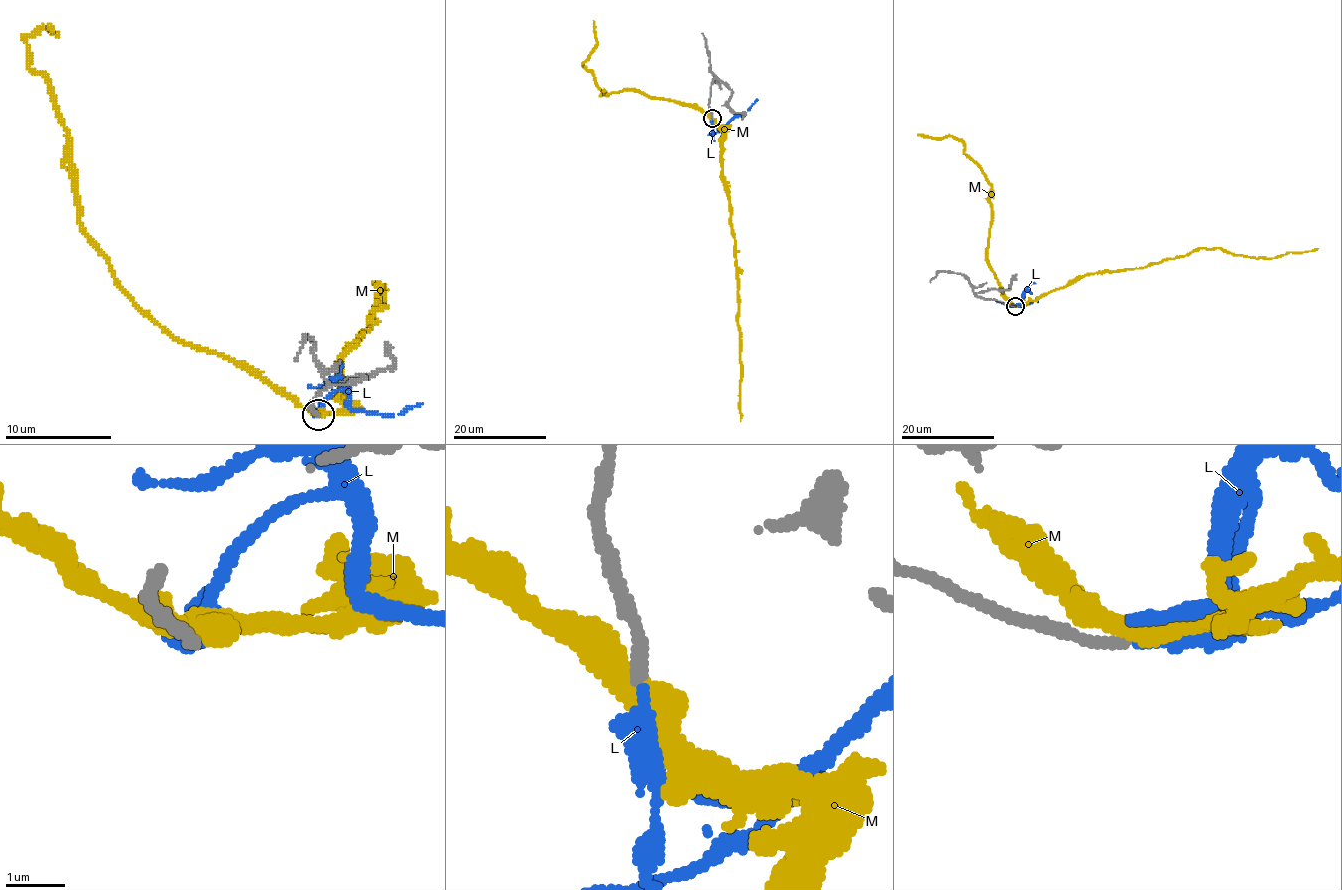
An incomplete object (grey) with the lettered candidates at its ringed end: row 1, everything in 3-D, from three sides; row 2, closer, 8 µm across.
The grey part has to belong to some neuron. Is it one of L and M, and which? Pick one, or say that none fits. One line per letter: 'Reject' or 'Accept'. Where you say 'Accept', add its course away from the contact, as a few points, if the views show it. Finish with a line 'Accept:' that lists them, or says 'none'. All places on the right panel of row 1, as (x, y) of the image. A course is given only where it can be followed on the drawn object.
L: Accept. Its course: (1015, 305), (1019, 305), (1023, 295), (1020, 303), (1013, 305), (995, 301)
M: Reject
Accept: L

